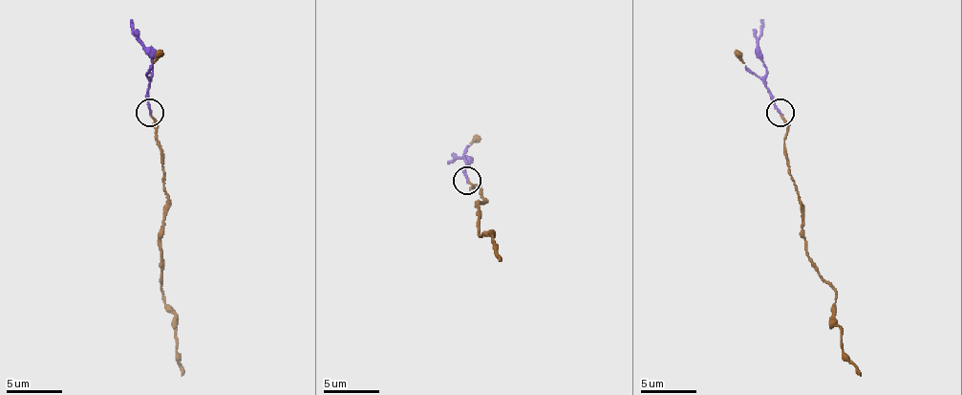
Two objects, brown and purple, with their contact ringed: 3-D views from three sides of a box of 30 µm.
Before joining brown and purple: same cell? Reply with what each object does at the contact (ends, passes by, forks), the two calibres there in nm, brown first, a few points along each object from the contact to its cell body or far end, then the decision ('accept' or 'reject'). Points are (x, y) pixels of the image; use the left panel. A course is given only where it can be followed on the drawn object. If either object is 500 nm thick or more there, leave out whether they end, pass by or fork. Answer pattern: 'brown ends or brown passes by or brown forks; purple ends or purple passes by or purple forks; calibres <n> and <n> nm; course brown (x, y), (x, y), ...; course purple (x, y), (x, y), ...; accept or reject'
brown ends; purple ends; calibres 150 and 180 nm; course brown (150, 113), (156, 127), (167, 196), (161, 257), (164, 304), (175, 316), (175, 348), (181, 376); course purple (150, 113), (150, 54), (131, 19); accept

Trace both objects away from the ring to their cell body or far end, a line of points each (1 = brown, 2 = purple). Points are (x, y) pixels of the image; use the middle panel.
1: (467, 180), (473, 187), (481, 187), (484, 199), (479, 208), (481, 235), (492, 235), (498, 260)
2: (467, 180), (467, 163), (457, 158), (448, 163)

